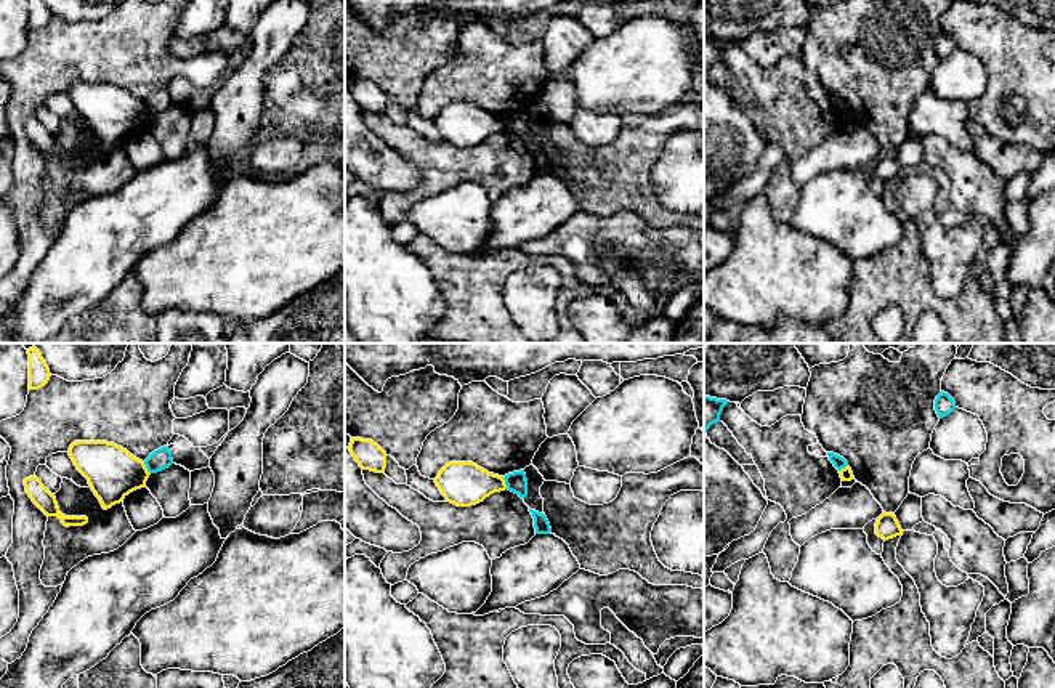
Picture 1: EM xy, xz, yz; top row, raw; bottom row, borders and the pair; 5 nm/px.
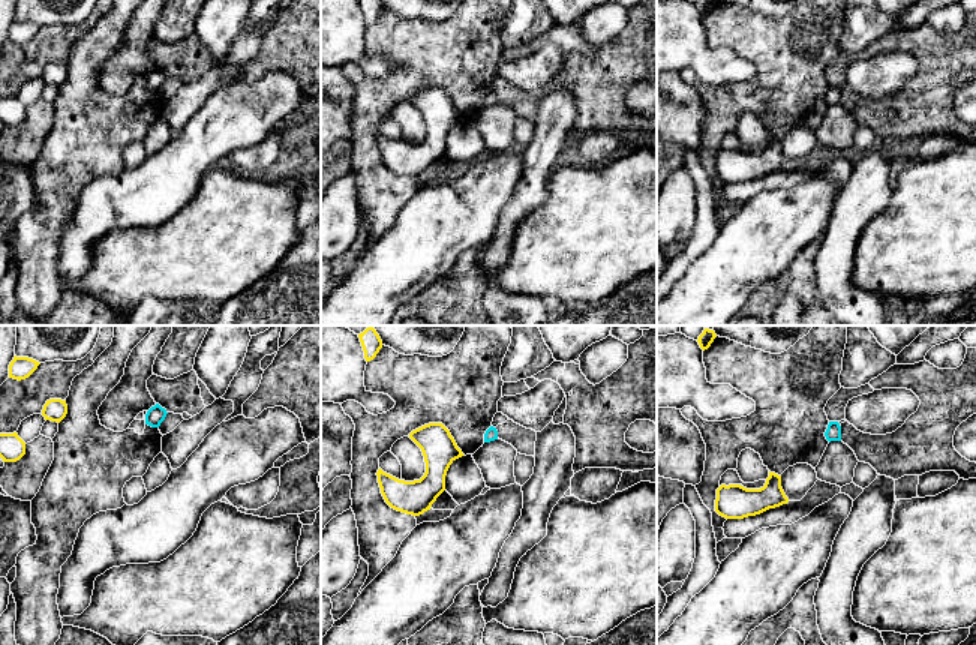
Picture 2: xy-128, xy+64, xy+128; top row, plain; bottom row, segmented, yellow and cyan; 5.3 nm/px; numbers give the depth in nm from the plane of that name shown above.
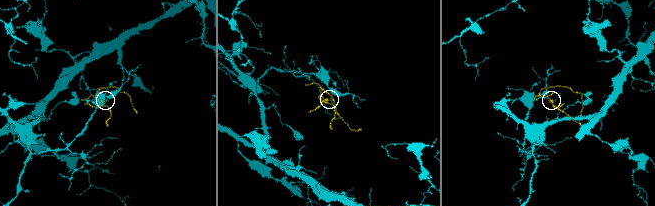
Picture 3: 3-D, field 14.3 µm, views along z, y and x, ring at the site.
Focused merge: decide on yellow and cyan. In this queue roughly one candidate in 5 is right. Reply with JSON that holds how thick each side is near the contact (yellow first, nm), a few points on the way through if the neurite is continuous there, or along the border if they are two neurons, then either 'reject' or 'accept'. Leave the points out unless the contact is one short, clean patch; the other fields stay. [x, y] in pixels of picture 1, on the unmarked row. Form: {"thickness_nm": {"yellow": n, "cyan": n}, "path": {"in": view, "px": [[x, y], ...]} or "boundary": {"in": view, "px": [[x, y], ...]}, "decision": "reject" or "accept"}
{"thickness_nm": {"yellow": 220, "cyan": 100}, "boundary": {"in": "xz", "px": [[502, 117], [507, 129]]}, "decision": "reject"}

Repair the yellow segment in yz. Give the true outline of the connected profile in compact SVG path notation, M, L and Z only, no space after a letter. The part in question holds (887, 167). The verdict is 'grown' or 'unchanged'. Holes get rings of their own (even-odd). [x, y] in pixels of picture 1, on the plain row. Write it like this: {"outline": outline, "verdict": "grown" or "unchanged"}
{"outline": "M882 154L875 164L875 175L883 181L901 176L904 172L901 170L896 157L893 154Z", "verdict": "unchanged"}

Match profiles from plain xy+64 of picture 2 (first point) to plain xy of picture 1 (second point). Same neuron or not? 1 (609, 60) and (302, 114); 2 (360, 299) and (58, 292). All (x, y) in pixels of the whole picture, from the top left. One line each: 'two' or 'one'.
1: one
2: one

